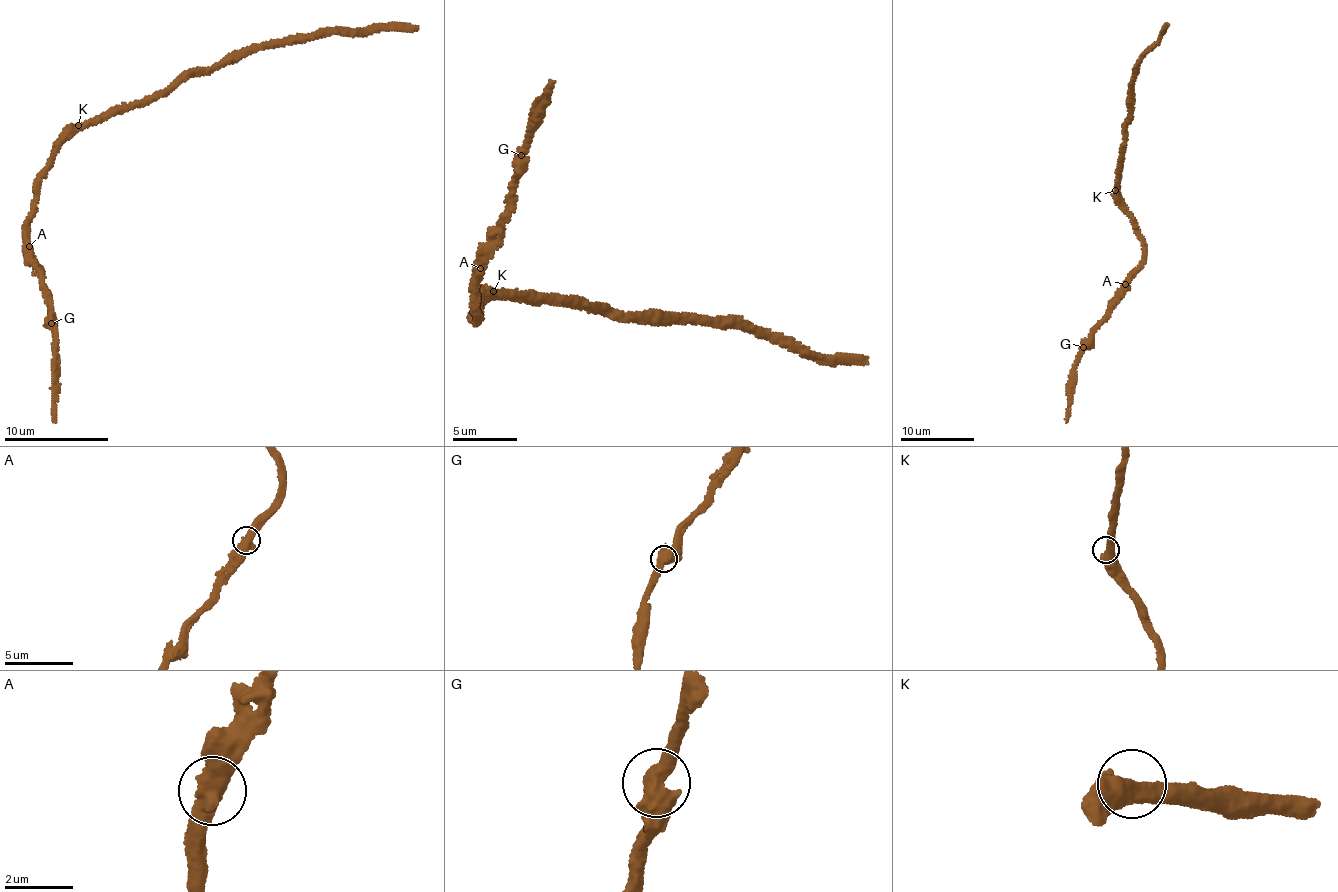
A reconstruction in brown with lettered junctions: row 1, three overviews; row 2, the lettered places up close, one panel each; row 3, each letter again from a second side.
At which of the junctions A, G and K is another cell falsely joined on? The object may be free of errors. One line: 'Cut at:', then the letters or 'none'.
Cut at: G

